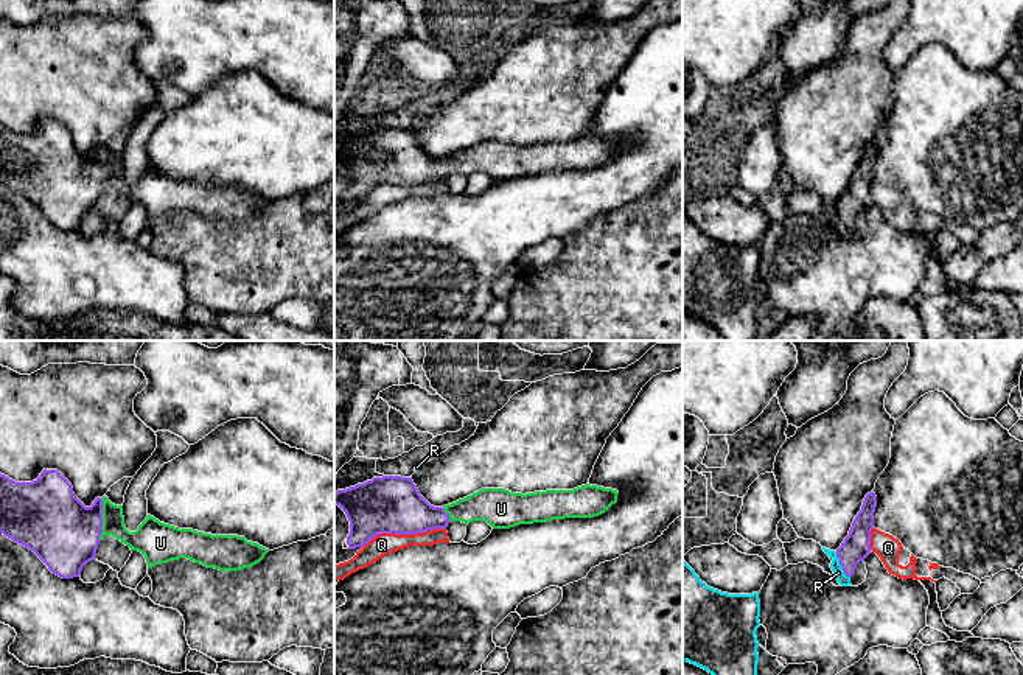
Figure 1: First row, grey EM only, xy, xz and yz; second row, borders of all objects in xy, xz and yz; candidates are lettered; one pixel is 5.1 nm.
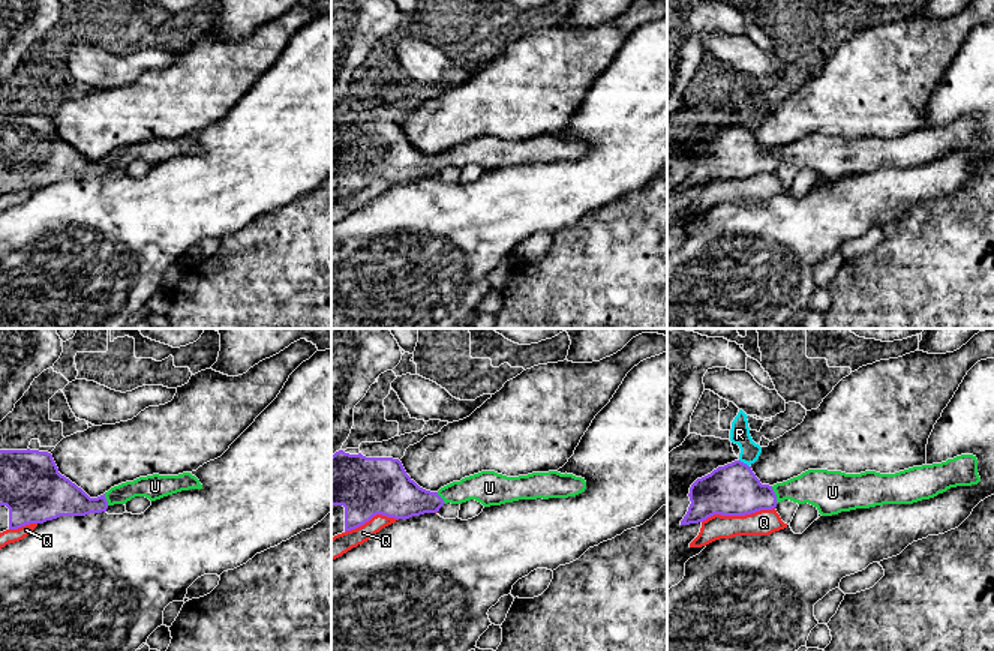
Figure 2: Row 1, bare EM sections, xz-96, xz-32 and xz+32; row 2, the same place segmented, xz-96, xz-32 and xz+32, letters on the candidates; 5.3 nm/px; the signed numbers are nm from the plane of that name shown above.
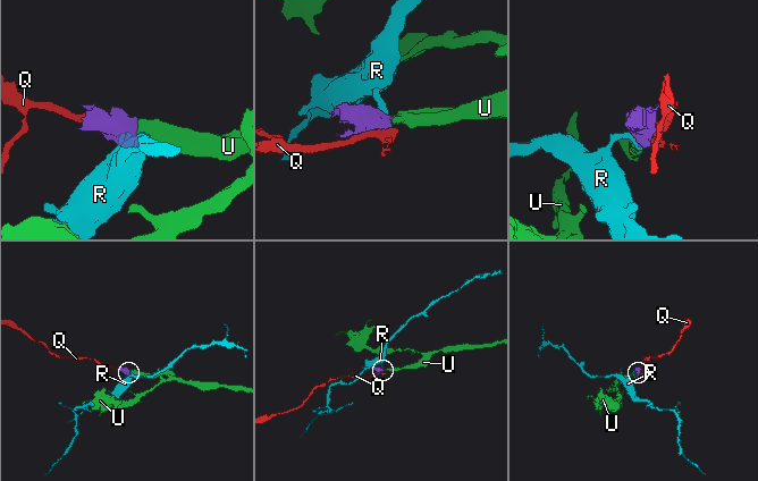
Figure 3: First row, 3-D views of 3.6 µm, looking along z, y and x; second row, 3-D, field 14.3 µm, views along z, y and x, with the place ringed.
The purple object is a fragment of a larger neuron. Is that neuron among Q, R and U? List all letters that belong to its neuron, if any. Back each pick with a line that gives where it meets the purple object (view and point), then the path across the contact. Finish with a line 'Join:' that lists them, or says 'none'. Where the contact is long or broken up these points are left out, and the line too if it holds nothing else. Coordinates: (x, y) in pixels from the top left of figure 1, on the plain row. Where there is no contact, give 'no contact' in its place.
U: meets purple in xy at (101, 171); runs through xy (53, 174), (94, 174), (101, 171), (129, 190), (145, 192)
Join: U

